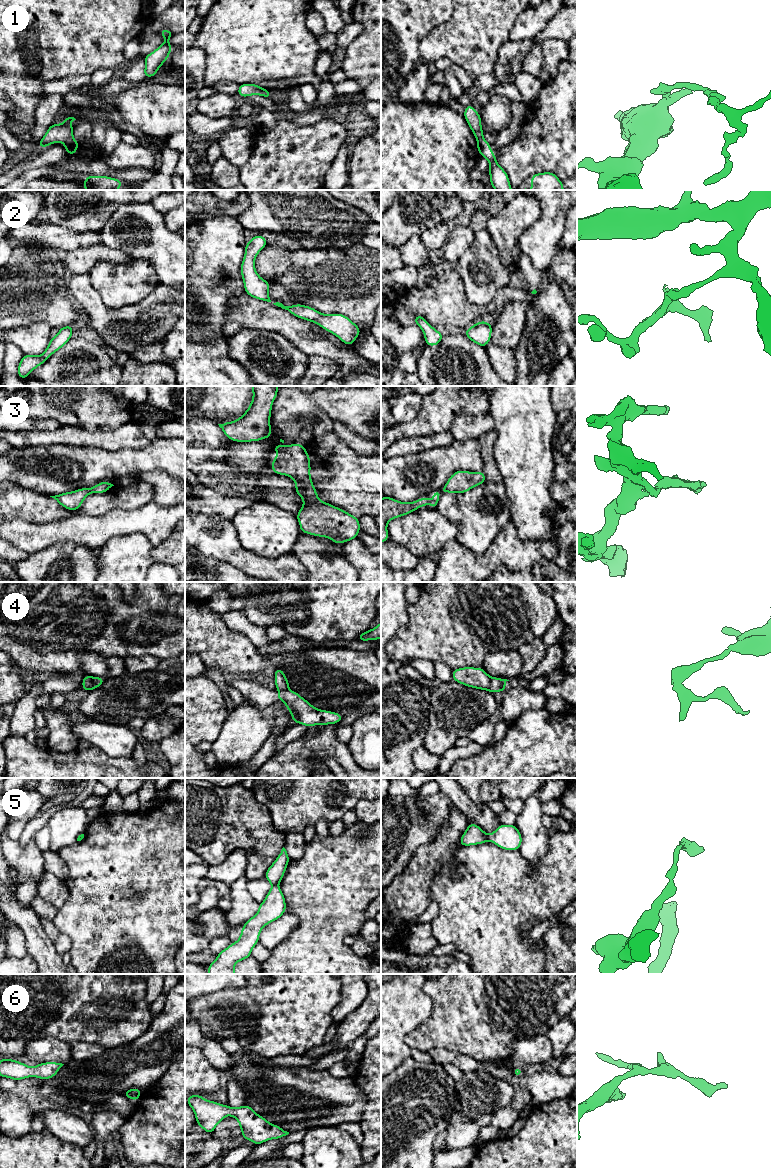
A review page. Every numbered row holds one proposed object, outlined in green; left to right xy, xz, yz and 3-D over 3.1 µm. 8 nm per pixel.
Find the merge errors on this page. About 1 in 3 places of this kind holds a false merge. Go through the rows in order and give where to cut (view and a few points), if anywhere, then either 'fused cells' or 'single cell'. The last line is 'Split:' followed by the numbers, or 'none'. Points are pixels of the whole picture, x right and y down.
1: cut xy (72, 137), (63, 143); fused cells
2: cut none; single cell
3: cut none; single cell
4: cut xy (93, 677), (93, 683), (88, 690); fused cells
5: cut xz (277, 884), (273, 886); fused cells
6: cut none; single cell
Split: 1, 4, 5

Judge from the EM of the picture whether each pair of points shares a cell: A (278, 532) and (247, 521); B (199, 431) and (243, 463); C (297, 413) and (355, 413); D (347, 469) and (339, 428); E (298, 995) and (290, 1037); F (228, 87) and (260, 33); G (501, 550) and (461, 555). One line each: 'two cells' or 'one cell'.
A: one cell
B: two cells
C: one cell
D: two cells
E: one cell
F: two cells
G: one cell

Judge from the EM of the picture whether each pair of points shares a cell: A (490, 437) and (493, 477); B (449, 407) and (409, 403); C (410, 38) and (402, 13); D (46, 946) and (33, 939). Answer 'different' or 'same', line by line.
A: same
B: different
C: same
D: same

